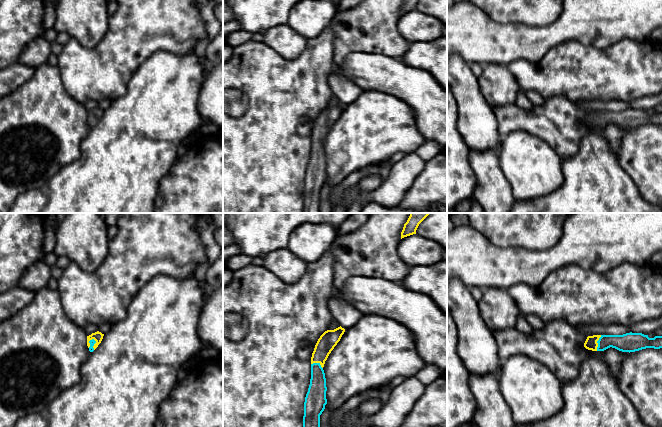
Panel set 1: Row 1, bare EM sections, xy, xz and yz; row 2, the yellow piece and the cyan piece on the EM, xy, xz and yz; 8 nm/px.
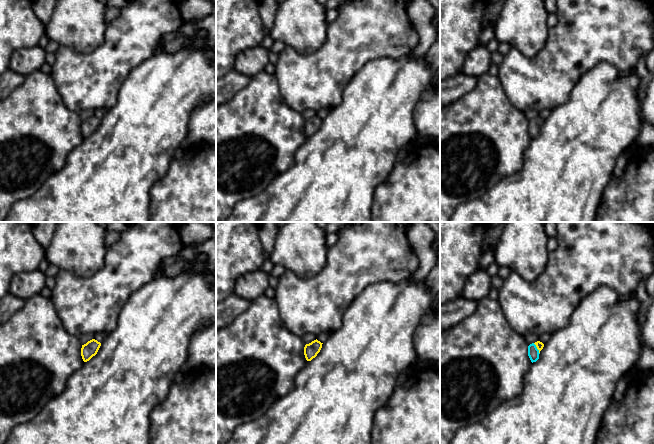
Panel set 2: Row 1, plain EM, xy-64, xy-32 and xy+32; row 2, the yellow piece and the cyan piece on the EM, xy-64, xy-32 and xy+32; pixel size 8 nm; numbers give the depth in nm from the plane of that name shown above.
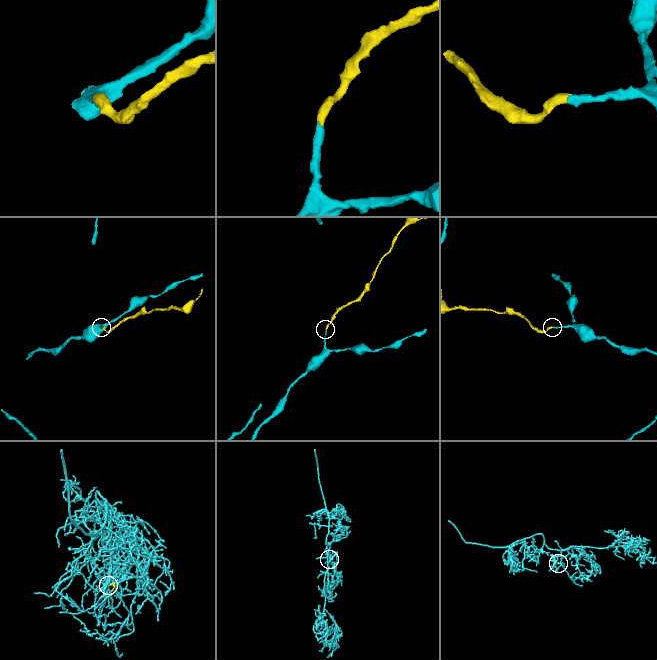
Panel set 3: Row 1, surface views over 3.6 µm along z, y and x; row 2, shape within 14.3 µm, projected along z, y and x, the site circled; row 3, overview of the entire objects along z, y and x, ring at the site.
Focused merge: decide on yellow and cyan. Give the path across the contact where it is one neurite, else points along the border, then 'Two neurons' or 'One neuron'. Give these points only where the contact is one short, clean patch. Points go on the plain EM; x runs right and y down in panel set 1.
Path across: yz (591, 119), (597, 119), (628, 118). One neuron

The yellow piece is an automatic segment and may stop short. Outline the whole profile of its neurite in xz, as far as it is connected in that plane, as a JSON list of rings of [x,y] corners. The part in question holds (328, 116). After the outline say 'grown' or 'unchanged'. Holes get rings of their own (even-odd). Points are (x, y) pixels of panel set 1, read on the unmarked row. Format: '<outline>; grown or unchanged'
[[[341,102],[334,106],[325,107],[318,115],[311,133],[311,155],[308,168],[304,178],[304,192],[303,192],[303,213],[320,213],[320,191],[327,180],[326,175],[326,154],[323,146],[325,137],[329,130],[340,117],[345,105]]]; grown

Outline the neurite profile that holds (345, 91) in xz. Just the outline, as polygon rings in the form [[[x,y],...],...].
[[[334,72],[328,76],[328,84],[334,96],[345,106],[354,102],[363,92],[353,82]]]

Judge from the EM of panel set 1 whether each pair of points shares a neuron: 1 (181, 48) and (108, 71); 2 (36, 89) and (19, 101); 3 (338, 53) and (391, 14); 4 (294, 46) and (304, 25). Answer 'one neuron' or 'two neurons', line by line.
1: one neuron
2: one neuron
3: one neuron
4: two neurons

